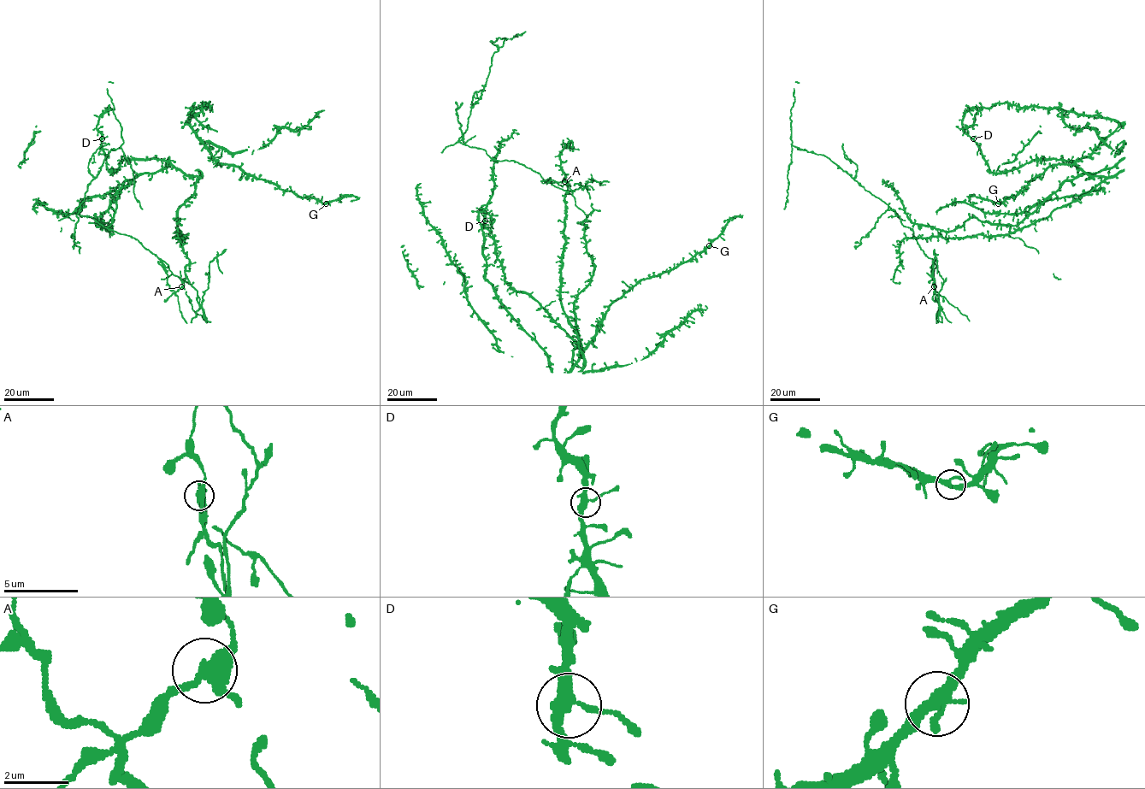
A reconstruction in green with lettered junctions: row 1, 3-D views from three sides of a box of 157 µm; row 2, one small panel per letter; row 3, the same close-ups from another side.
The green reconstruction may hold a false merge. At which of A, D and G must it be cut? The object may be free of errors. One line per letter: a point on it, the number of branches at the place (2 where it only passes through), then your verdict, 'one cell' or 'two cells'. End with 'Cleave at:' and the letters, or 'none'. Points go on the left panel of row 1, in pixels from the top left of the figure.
A: place (181, 286); branches 3; two cells
D: place (102, 138); branches 3; one cell
G: place (326, 203); branches 3; one cell
Cleave at: A

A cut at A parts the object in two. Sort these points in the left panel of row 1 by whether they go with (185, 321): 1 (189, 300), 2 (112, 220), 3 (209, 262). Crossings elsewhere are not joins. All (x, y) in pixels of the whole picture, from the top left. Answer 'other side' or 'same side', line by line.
1: other side
2: other side
3: same side

